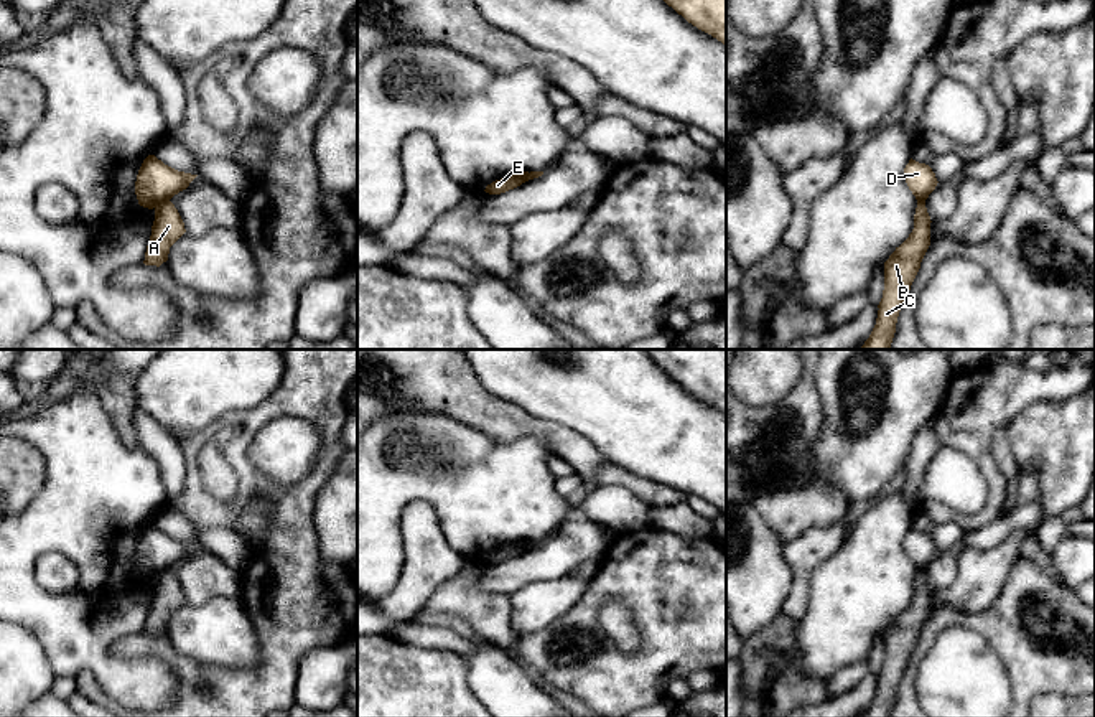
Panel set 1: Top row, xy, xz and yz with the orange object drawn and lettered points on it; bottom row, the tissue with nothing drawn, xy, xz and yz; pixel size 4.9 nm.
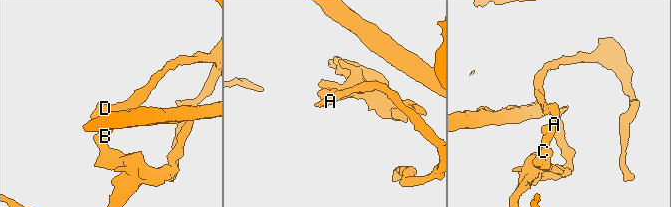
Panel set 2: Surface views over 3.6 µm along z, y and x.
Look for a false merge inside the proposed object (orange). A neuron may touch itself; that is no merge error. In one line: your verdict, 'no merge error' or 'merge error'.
merge error

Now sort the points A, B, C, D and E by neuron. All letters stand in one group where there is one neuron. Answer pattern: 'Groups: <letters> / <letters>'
Groups: A B C / D E

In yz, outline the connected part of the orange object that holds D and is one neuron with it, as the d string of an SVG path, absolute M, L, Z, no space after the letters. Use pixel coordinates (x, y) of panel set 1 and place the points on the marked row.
M912 158L904 168L904 180L912 194L916 196L917 203L925 203L925 199L939 183L935 173L929 165L919 163Z

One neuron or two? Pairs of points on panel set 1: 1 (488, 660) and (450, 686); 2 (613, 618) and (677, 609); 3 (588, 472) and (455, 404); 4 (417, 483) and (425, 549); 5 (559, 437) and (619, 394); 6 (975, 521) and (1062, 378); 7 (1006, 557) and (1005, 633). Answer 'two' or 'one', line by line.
1: two
2: two
3: one
4: two
5: two
6: one
7: two

